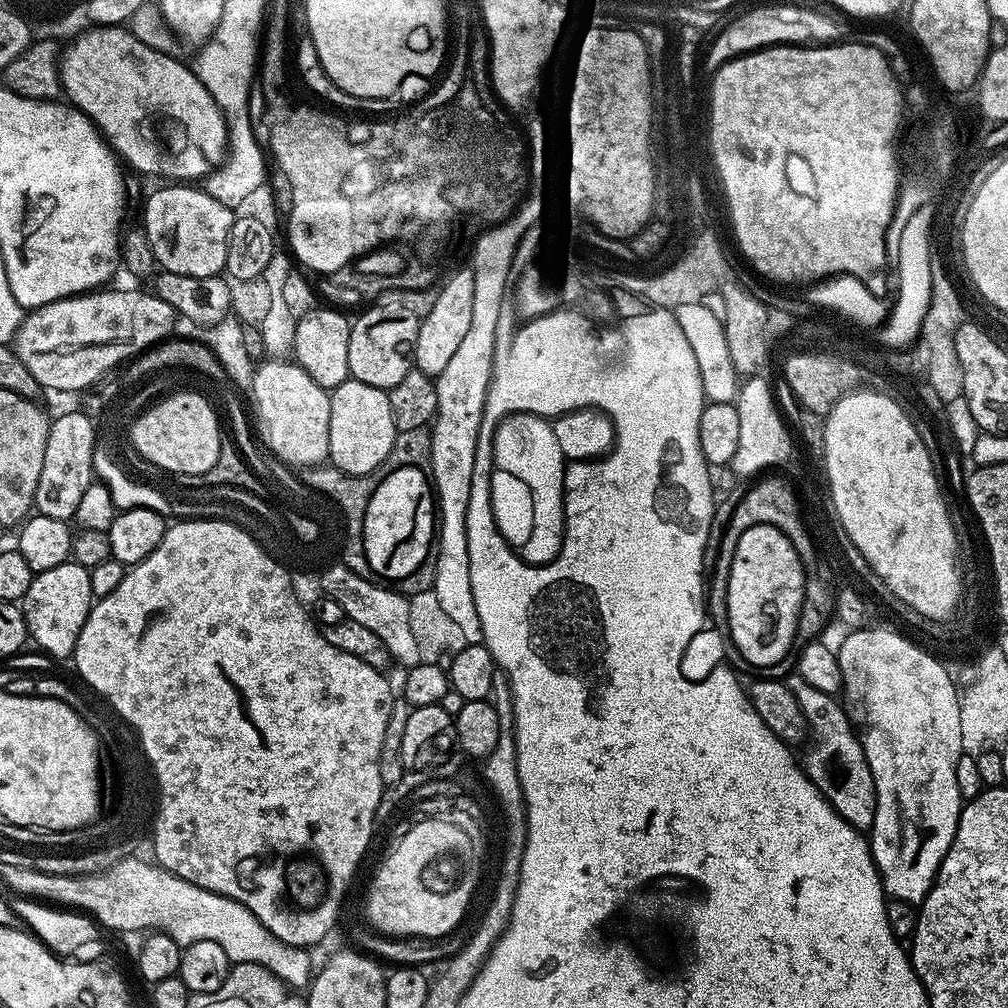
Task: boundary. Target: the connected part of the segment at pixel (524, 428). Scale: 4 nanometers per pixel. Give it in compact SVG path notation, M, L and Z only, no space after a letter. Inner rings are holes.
M512 413L500 421L493 450L495 467L509 472L523 480L530 490L533 503L532 534L528 542L520 548L521 559L525 563L551 564L561 552L564 541L564 470L566 459L556 439L553 425L541 416L528 413Z

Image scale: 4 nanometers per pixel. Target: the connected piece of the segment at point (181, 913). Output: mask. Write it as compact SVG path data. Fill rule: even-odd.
M177 876L170 880L170 886L160 884L156 888L160 890L160 896L164 896L164 914L172 912L172 932L169 937L174 938L174 942L181 946L203 940L218 942L218 946L226 950L226 958L232 964L262 966L292 990L309 987L314 976L309 949L290 946L282 942L282 938L274 938L274 934L270 934L270 930L266 930L266 926L262 926L262 922L258 922L256 915L242 906L242 902L214 894Z

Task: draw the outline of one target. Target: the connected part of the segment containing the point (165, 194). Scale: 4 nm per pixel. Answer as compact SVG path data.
M160 186L144 204L142 227L156 255L157 265L165 272L190 278L221 275L228 263L228 239L232 233L233 209L216 201L196 186Z

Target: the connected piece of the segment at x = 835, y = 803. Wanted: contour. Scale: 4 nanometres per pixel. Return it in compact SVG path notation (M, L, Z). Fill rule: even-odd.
M798 674L789 675L786 683L800 707L800 713L804 715L807 735L812 735L804 752L804 760L802 756L802 767L809 782L847 824L861 830L871 829L876 813L874 774L866 762L860 737L848 719L843 703L835 695L814 690L814 686Z

